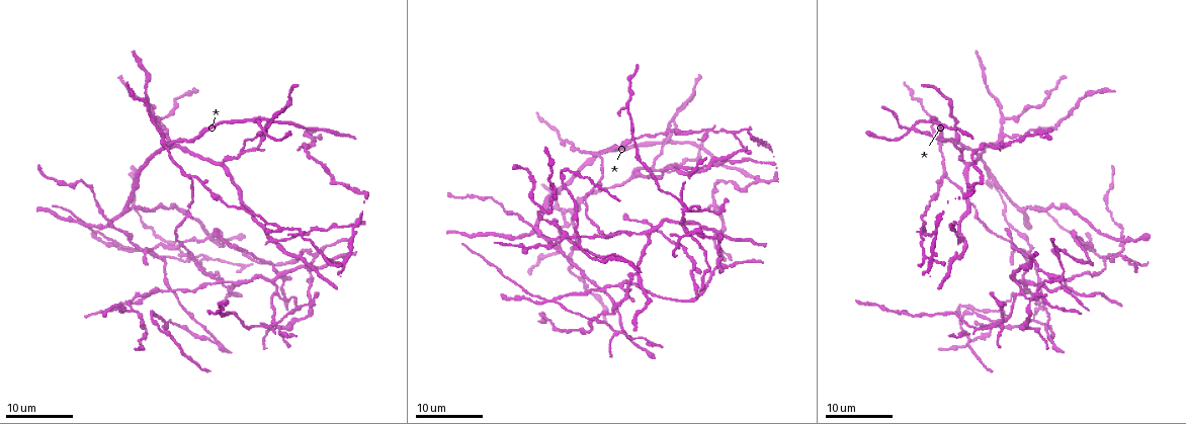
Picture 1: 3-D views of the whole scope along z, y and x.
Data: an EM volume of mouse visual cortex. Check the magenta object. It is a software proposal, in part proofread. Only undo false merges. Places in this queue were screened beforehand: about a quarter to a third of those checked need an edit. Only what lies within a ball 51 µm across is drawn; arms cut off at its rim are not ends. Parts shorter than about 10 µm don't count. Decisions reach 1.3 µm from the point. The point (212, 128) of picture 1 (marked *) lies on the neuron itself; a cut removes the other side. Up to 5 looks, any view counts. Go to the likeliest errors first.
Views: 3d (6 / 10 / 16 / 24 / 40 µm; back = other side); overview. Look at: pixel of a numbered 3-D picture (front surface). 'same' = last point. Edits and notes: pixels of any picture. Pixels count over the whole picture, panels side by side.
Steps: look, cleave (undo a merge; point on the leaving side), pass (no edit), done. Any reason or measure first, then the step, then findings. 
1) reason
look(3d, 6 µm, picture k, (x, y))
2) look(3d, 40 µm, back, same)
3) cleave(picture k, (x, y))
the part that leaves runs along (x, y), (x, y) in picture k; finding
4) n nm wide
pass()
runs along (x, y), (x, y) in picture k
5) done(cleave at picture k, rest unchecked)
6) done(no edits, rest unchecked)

four arms meet
look(3d, 16 µm, picture 1, (910, 129))

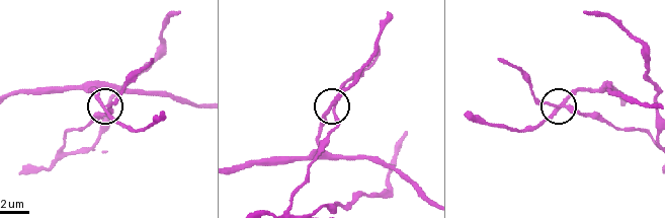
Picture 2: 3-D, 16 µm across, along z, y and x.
look(3d, 6 µm, picture 2, (560, 108))

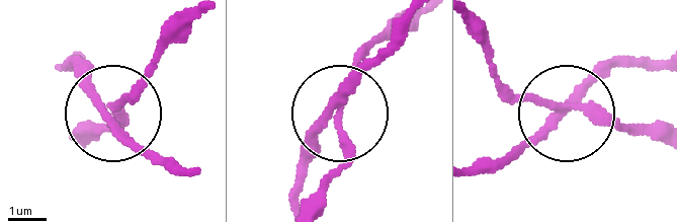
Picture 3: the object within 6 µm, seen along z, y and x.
pass()
runs along (660, 64), (611, 67), (498, 166) in picture 3; one neuron here

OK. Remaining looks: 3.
looks like a crossing
look(3d, 16 µm, picture 1, (684, 171))

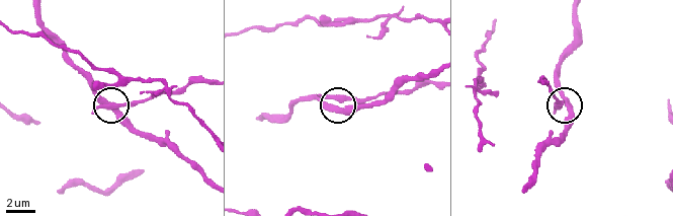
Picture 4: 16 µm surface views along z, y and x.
look(3d, 10 µm, picture 4, (566, 105))

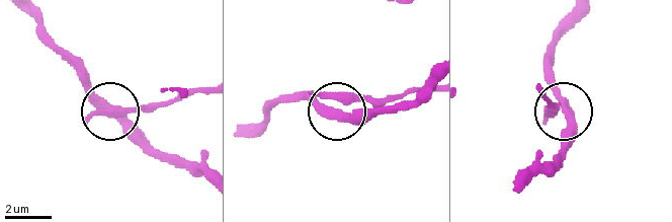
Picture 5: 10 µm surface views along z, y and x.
380 nm wide
pass()
runs along (576, 14), (557, 44), (549, 78), (566, 125), (566, 152) in picture 5; all the same neuron

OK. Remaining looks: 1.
done(no edits, rest unchecked)

